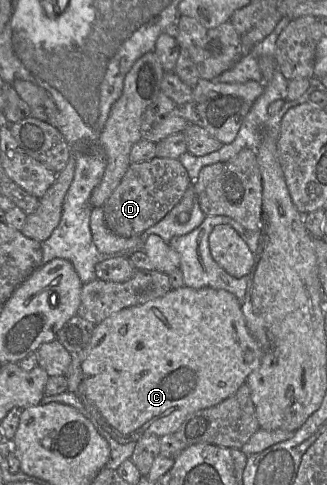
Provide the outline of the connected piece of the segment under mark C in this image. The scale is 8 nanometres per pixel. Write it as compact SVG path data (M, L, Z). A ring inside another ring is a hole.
M182 286L171 289L166 294L140 305L124 308L95 325L87 346L77 354L72 354L71 363L65 374L68 382L67 391L73 393L91 414L94 427L108 432L118 443L136 443L143 435L162 437L176 432L186 417L196 411L217 405L232 396L246 382L248 375L257 369L262 360L262 350L246 325L241 302L237 297L223 289Z

